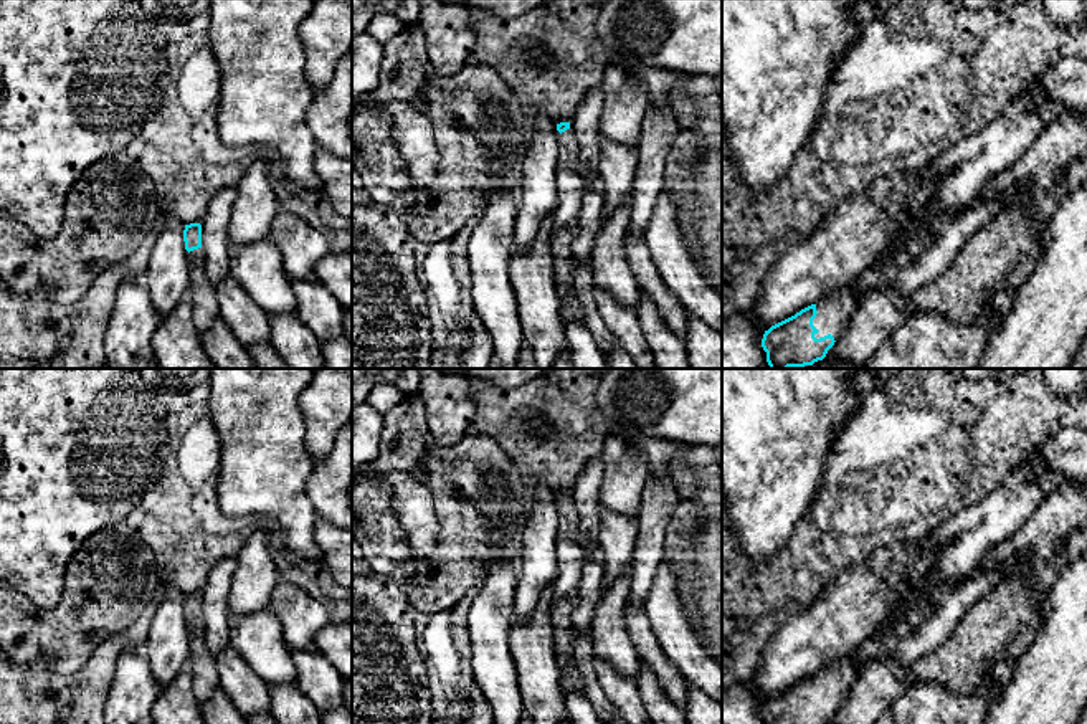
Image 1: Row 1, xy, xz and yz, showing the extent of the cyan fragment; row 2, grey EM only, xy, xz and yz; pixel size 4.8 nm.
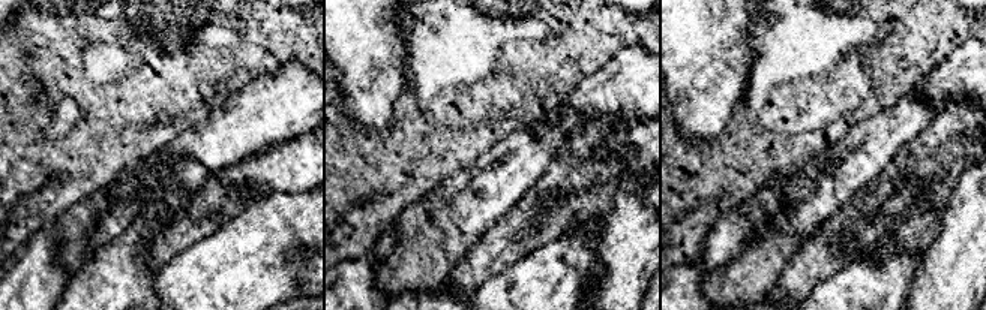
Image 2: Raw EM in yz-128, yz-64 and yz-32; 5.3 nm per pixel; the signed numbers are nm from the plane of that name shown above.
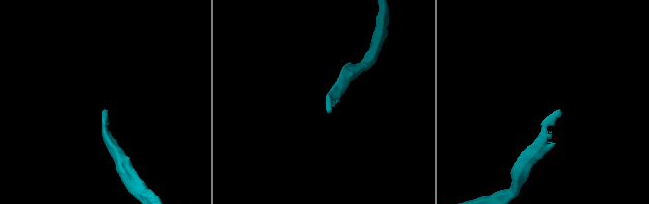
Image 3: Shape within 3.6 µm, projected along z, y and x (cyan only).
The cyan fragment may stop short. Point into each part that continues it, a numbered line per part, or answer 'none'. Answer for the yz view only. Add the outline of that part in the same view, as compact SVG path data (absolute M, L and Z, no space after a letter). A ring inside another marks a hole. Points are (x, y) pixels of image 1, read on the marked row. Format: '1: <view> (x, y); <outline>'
1: yz (835, 309); M843 286L836 293L821 298L816 302L818 314L813 319L813 326L819 331L814 337L819 339L831 334L836 341L857 311L859 302L859 298L849 286Z

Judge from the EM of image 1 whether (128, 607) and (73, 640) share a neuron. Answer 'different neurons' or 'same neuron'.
same neuron

